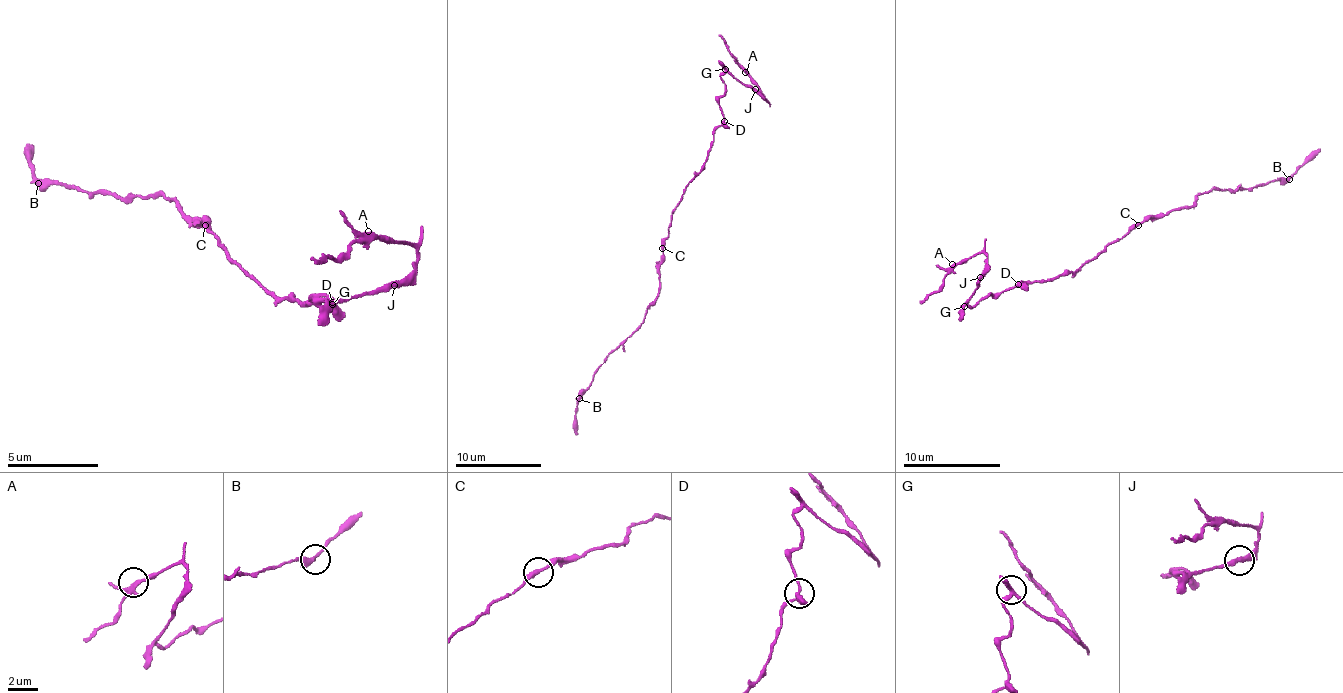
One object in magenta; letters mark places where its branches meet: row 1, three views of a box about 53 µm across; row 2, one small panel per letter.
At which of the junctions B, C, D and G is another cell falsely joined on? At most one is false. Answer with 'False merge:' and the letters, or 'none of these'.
False merge: G

